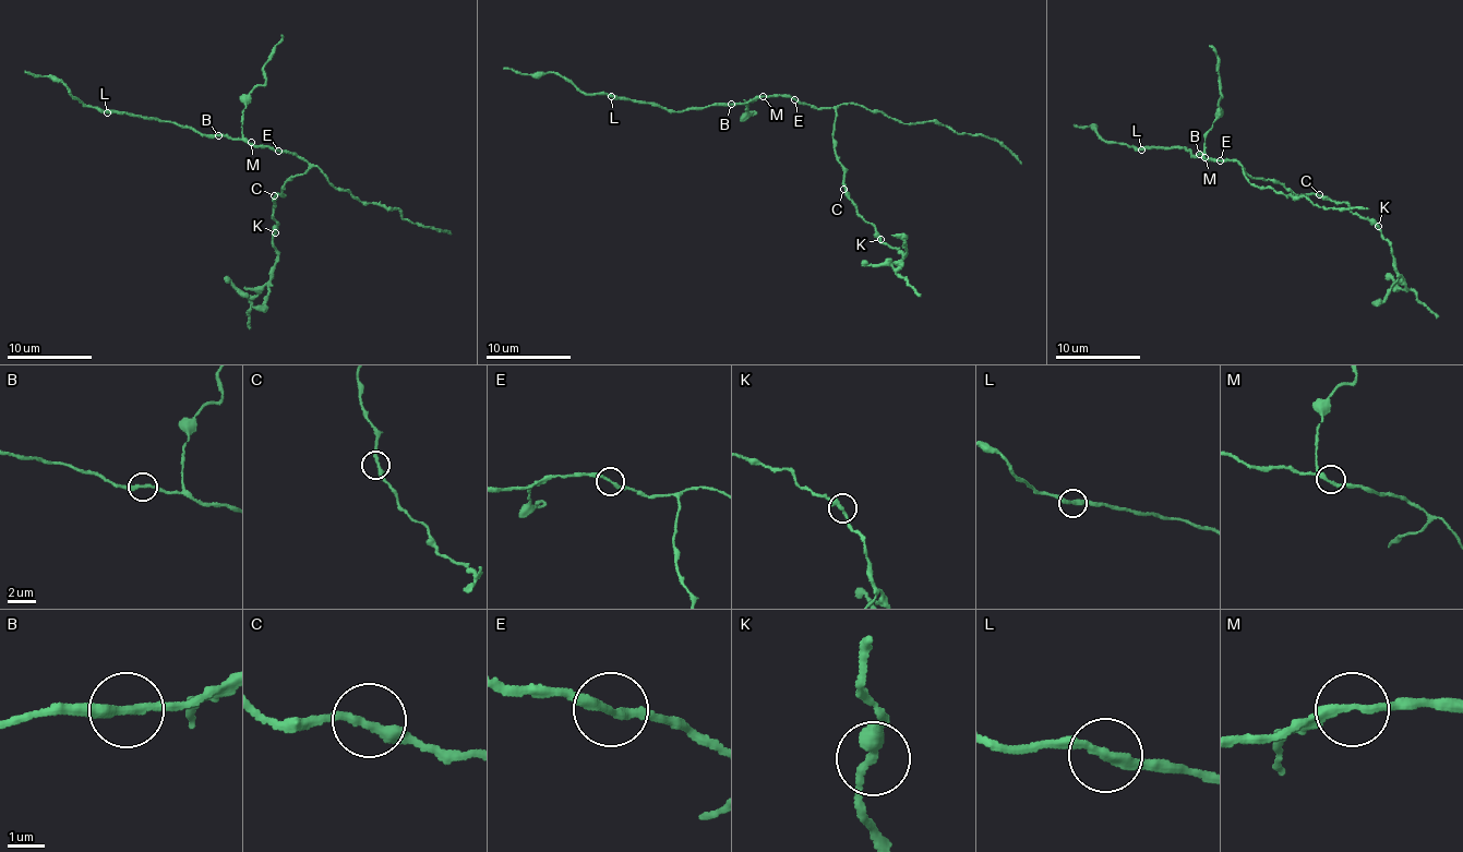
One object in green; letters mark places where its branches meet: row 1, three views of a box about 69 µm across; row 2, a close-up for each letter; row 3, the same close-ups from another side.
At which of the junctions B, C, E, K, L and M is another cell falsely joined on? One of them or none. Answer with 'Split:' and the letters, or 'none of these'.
Split: K

